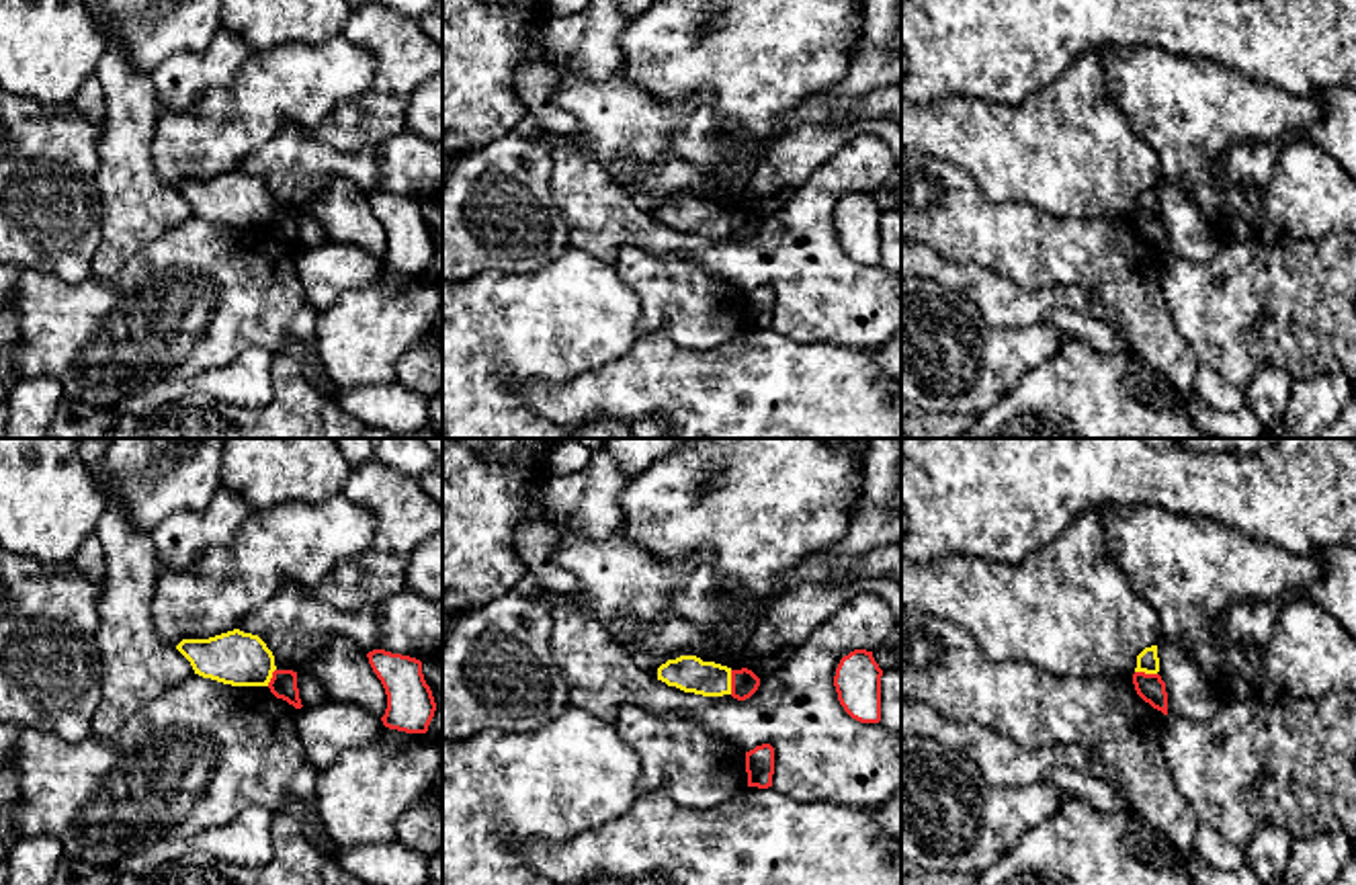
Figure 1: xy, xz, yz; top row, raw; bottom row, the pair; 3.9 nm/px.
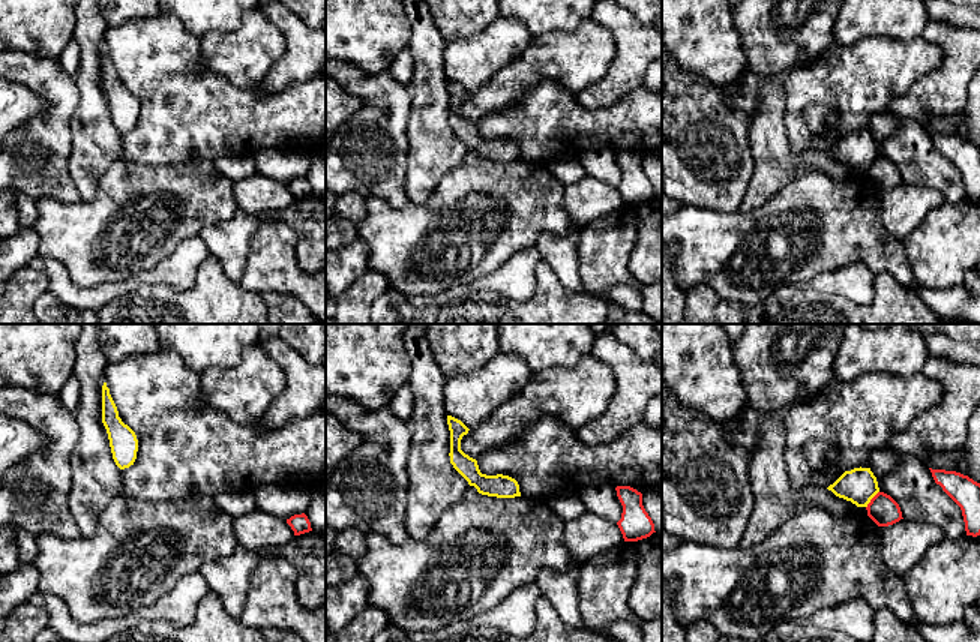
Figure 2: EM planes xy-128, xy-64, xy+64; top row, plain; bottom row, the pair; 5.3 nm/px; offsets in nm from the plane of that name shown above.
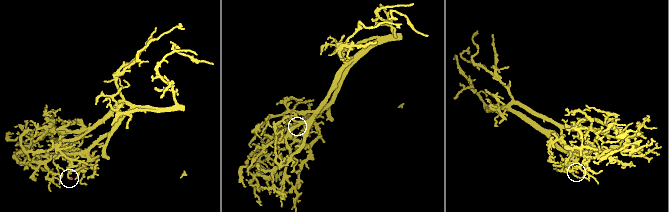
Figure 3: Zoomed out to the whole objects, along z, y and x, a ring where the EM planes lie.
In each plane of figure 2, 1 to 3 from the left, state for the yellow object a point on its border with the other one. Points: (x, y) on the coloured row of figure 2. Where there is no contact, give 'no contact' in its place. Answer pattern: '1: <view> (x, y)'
1: no contact
2: no contact
3: xy+64 (871, 500)

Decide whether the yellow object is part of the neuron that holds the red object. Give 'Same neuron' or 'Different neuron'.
Different neuron

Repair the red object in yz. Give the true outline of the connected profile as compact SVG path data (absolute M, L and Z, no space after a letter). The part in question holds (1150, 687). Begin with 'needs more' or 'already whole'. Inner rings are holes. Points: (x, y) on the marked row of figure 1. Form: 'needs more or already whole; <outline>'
already whole; M1135 672L1133 684L1135 684L1137 694L1145 703L1161 711L1163 715L1168 715L1168 692L1166 692L1166 682L1161 680L1159 674Z

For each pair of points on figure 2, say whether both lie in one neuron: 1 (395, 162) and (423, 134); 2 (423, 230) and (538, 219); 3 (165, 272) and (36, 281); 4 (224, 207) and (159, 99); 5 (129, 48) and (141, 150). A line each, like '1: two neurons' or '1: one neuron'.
1: two neurons
2: one neuron
3: two neurons
4: two neurons
5: one neuron

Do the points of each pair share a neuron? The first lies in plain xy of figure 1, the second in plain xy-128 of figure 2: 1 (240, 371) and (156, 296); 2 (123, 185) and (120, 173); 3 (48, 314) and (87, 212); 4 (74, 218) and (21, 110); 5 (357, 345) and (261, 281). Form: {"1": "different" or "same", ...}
{"1": "different", "2": "different", "3": "same", "4": "different", "5": "same"}

